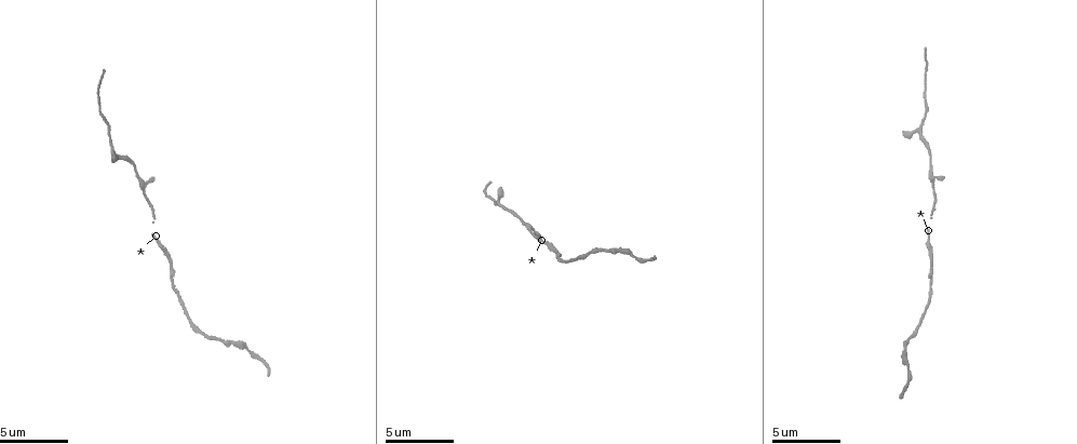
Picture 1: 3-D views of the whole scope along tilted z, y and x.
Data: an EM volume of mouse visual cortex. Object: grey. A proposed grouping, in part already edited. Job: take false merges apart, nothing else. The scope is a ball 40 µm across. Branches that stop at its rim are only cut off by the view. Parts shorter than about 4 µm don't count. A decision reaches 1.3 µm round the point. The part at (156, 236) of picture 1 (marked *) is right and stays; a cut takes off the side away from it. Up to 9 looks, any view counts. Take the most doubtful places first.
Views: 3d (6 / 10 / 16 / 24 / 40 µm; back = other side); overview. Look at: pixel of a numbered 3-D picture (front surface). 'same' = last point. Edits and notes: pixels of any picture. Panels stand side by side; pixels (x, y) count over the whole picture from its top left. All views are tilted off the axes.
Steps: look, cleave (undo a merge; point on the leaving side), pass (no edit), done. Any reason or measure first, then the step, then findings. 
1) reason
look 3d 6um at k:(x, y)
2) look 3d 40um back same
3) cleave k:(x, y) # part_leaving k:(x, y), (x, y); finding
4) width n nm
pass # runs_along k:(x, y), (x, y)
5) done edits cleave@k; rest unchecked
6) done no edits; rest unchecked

calibre changes
look 3d 6um at 1:(112, 150)

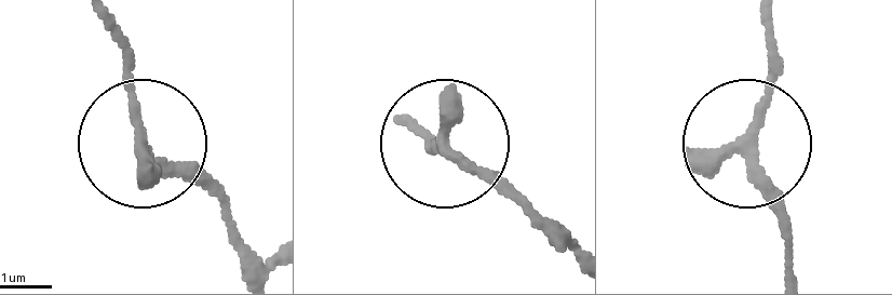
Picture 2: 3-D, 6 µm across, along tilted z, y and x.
width 220 nm
pass # runs_along 2:(792, 268), (753, 143), (766, 29); one cell here

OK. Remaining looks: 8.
thick turns thin
look 3d 16um at 1:(936, 197)

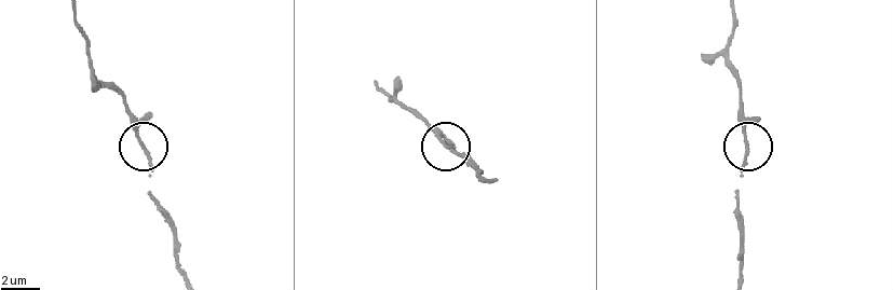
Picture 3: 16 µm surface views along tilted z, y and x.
pass # runs_along 3:(151, 193), (138, 122), (129, 107); all the same cell

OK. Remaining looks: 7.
thick turns thin
look 3d 10um at 1:(906, 348)

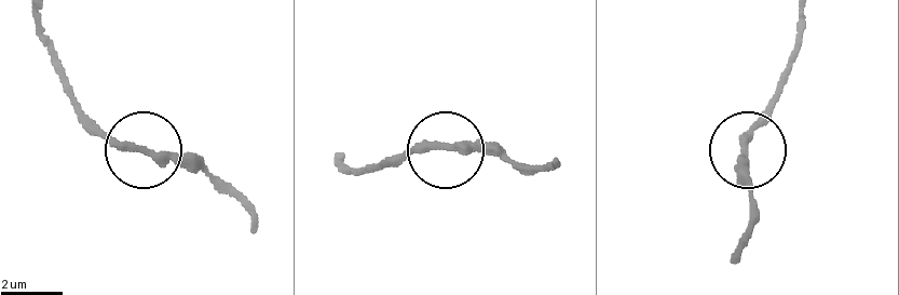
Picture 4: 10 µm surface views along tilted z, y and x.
look 3d 6um at 4:(448, 147)

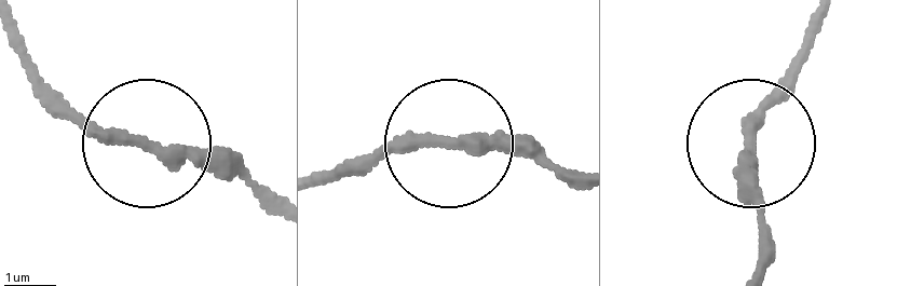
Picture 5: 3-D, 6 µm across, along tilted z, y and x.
pass # runs_along 5:(19, 52), (96, 126), (213, 148), (273, 193); one cell here

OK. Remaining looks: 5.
thick turns thin
look 3d 6um at 1:(171, 267)

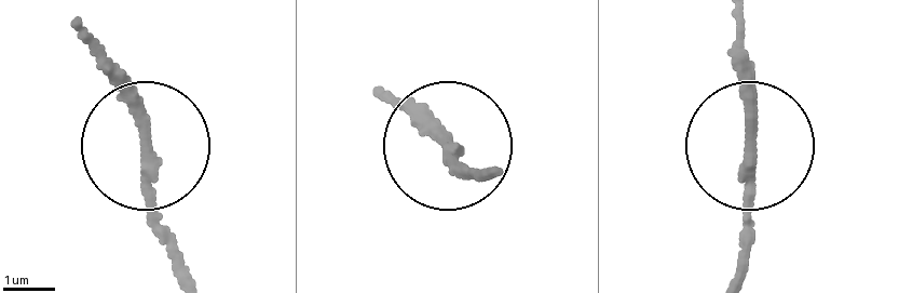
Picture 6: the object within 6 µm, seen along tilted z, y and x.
pass # runs_along 6:(737, 16), (750, 261); continuous, no second cell

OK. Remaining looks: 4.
done no edits; rest unchecked

